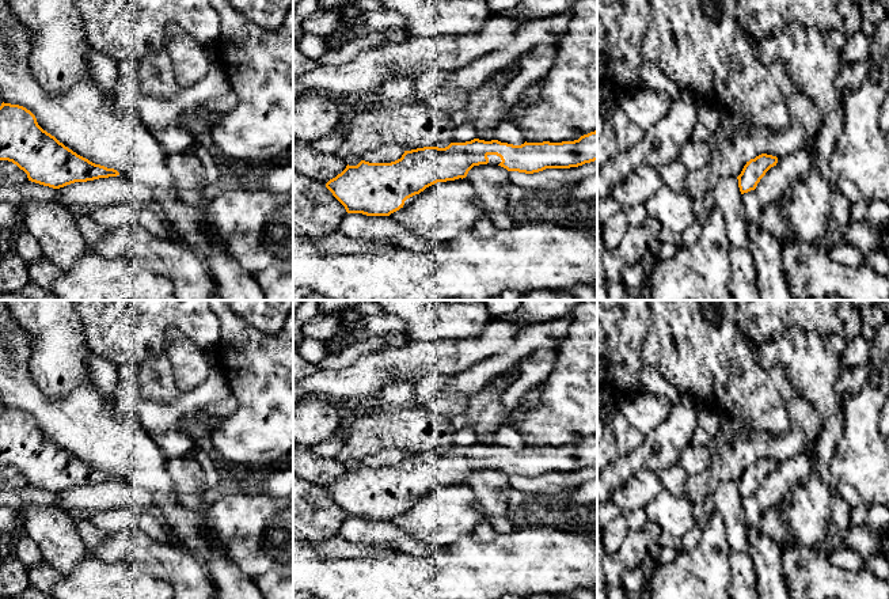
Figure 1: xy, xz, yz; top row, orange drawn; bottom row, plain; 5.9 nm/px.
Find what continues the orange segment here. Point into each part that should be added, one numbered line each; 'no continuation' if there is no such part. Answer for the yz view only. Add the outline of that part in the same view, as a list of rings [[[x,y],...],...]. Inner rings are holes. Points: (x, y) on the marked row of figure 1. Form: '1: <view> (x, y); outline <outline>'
no continuation

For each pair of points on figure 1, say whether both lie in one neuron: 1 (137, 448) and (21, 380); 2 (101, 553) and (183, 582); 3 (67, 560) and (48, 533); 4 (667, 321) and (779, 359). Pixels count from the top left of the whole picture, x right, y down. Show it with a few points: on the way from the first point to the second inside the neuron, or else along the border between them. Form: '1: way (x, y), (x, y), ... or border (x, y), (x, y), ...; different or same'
1: way (107, 442), (83, 423), (57, 420), (46, 410); same
2: way (121, 552), (144, 552), (163, 561); same
3: way (64, 553), (64, 549), (54, 539); same
4: border (749, 341), (758, 360), (767, 370); different

